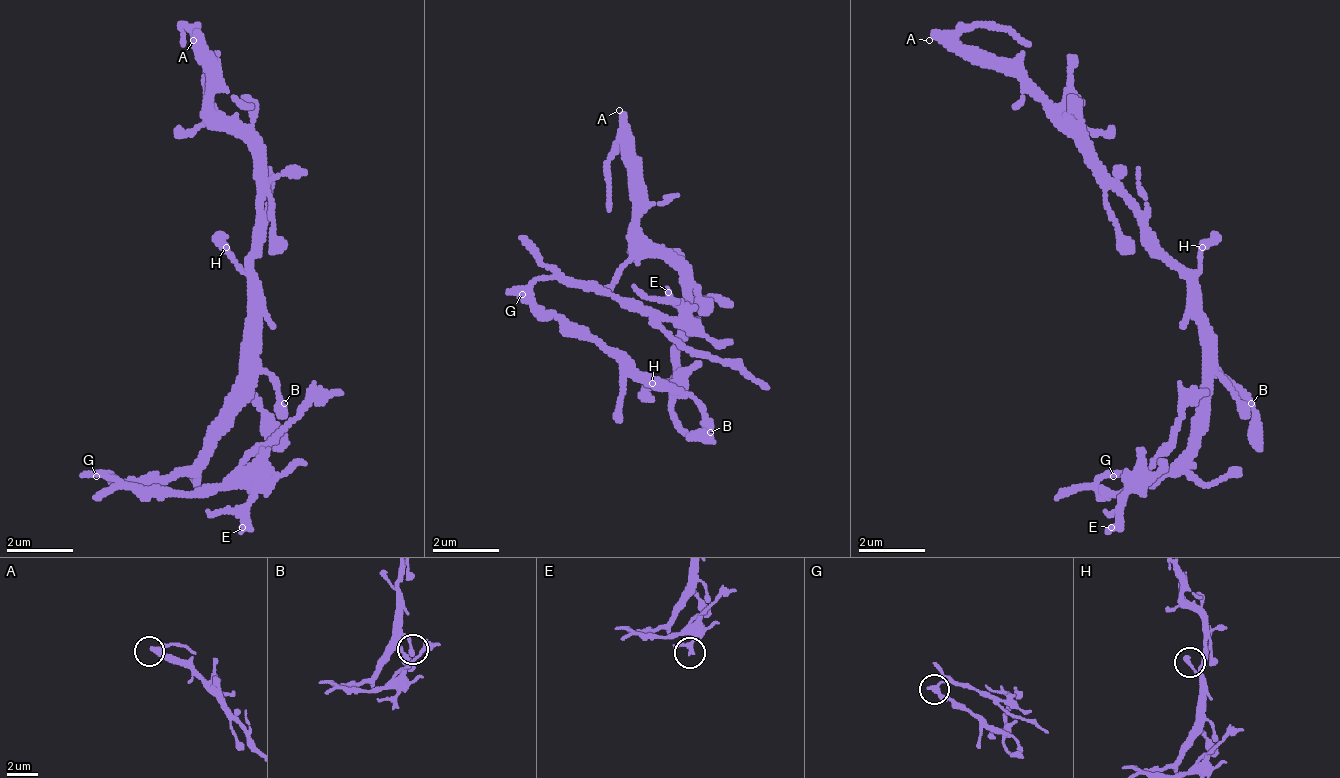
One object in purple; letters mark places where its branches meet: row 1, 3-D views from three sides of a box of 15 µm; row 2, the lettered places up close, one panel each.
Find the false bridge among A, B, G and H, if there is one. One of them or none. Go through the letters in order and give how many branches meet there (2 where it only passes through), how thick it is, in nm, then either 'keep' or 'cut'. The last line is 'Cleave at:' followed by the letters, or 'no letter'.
A: branches 2; calibre 280 nm; keep
B: branches 1; calibre 260 nm; keep
G: branches 2; calibre 240 nm; cut
H: branches 1; calibre 280 nm; keep
Cleave at: G

